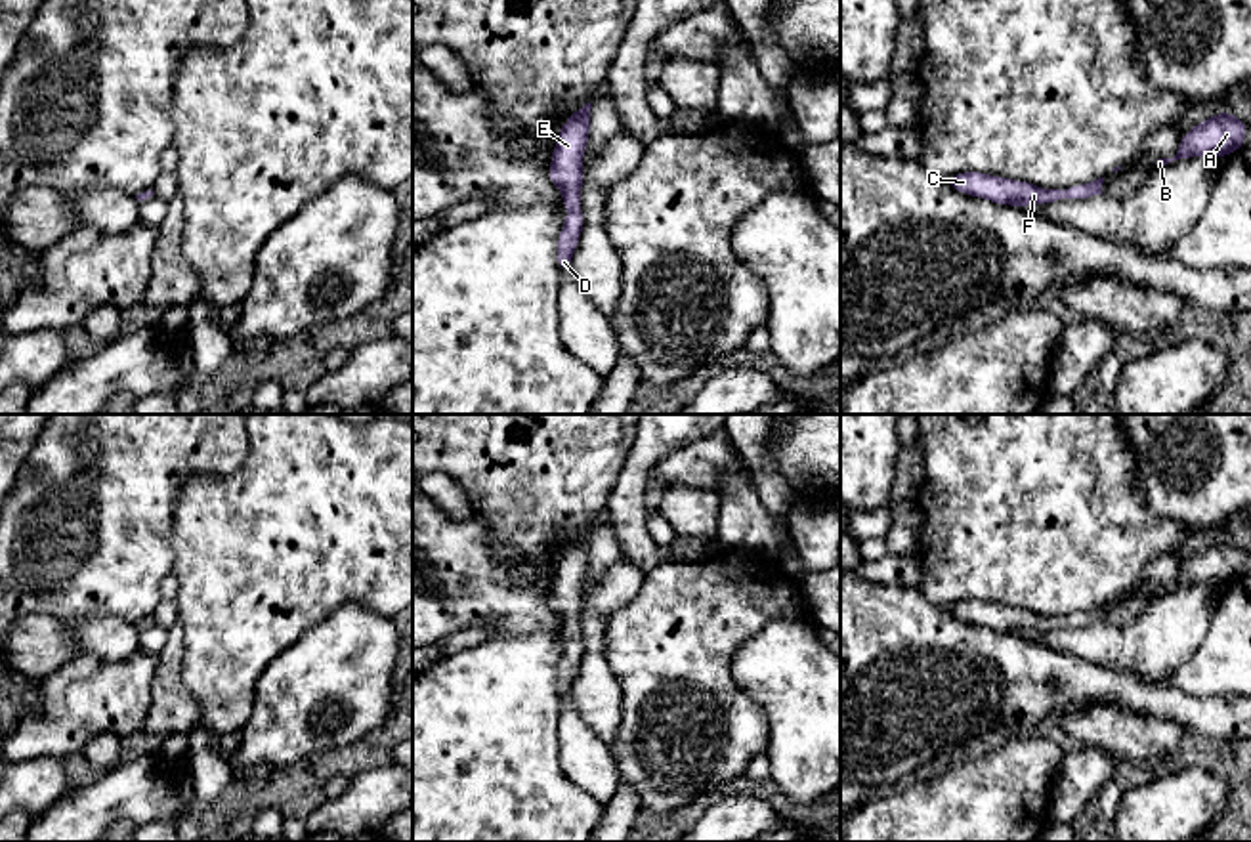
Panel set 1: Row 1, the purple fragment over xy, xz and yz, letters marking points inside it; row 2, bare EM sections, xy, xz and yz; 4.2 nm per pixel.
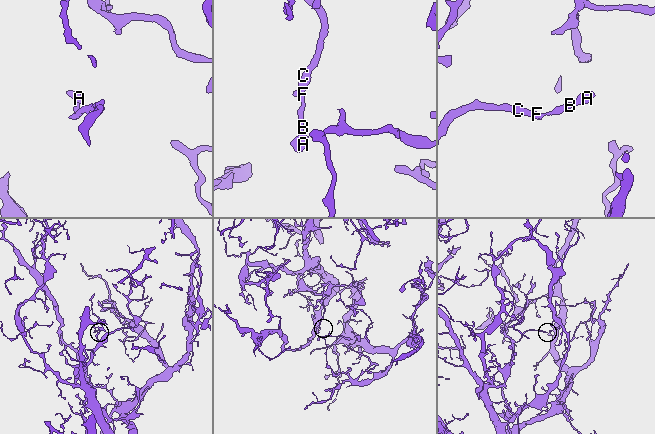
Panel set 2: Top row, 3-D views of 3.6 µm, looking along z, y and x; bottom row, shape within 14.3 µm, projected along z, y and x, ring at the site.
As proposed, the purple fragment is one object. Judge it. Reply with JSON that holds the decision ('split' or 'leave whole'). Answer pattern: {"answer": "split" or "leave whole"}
{"answer": "leave whole"}

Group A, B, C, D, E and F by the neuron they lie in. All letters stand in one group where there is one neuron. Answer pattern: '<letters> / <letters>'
A B C D E F

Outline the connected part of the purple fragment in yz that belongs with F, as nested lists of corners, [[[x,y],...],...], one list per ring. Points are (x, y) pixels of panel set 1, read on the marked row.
[[[980,172],[955,174],[947,179],[947,183],[965,195],[980,197],[995,204],[1012,204],[1016,208],[1022,208],[1026,204],[1047,204],[1062,199],[1079,200],[1102,195],[1104,178],[1098,178],[1091,183],[1073,185],[1066,191],[1041,189],[1028,181],[1016,181]]]

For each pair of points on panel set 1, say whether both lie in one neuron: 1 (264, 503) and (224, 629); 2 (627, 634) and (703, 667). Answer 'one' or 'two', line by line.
1: one
2: one

